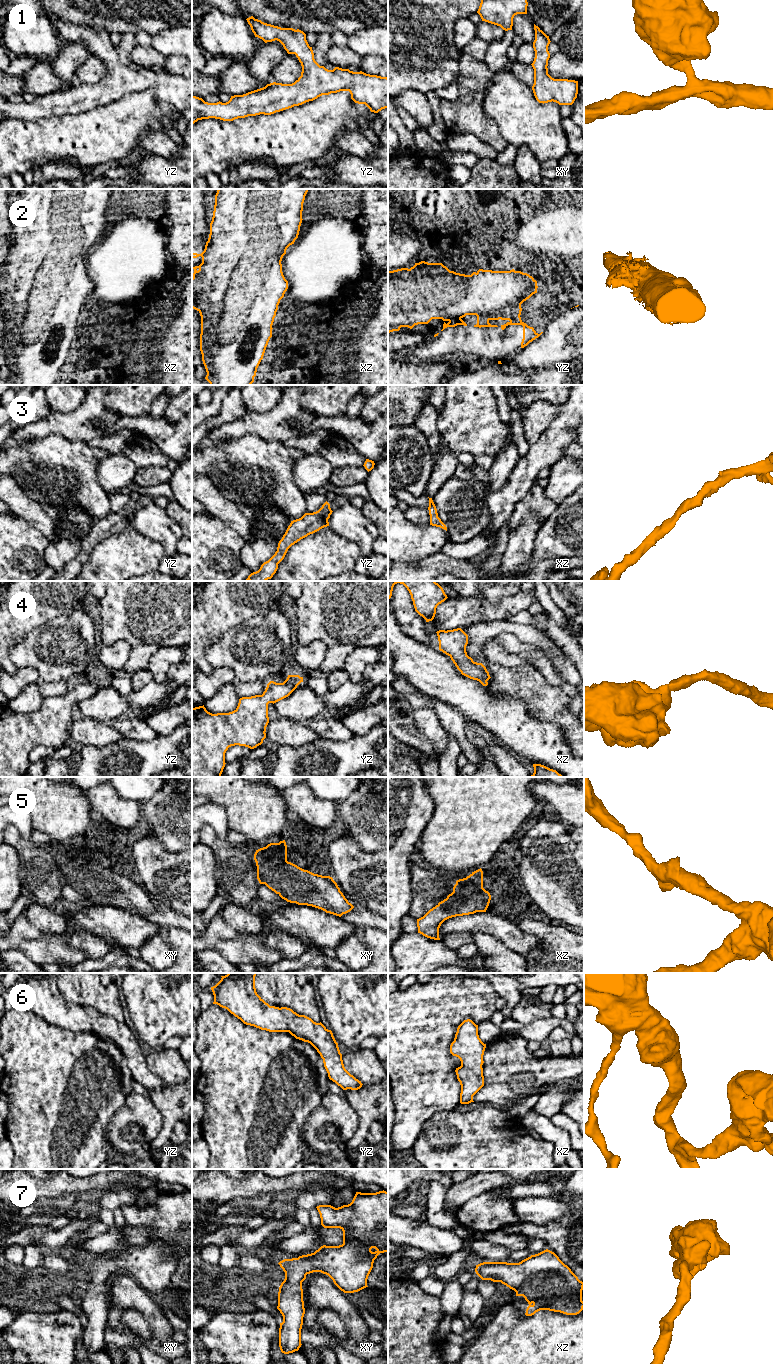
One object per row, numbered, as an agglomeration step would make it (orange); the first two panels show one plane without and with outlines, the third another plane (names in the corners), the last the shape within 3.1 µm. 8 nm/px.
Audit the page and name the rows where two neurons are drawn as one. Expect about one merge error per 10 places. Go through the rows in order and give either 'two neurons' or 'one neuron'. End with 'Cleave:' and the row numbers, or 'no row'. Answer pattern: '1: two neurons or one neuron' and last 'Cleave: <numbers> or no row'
1: one neuron
2: one neuron
3: one neuron
4: one neuron
5: one neuron
6: one neuron
7: one neuron
Cleave: no row

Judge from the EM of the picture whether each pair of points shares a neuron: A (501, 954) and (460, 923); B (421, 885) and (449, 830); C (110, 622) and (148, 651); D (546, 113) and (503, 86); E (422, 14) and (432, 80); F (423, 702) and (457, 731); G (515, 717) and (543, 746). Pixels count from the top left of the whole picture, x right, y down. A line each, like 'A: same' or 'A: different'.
A: different
B: different
C: different
D: same
E: same
F: same
G: same

